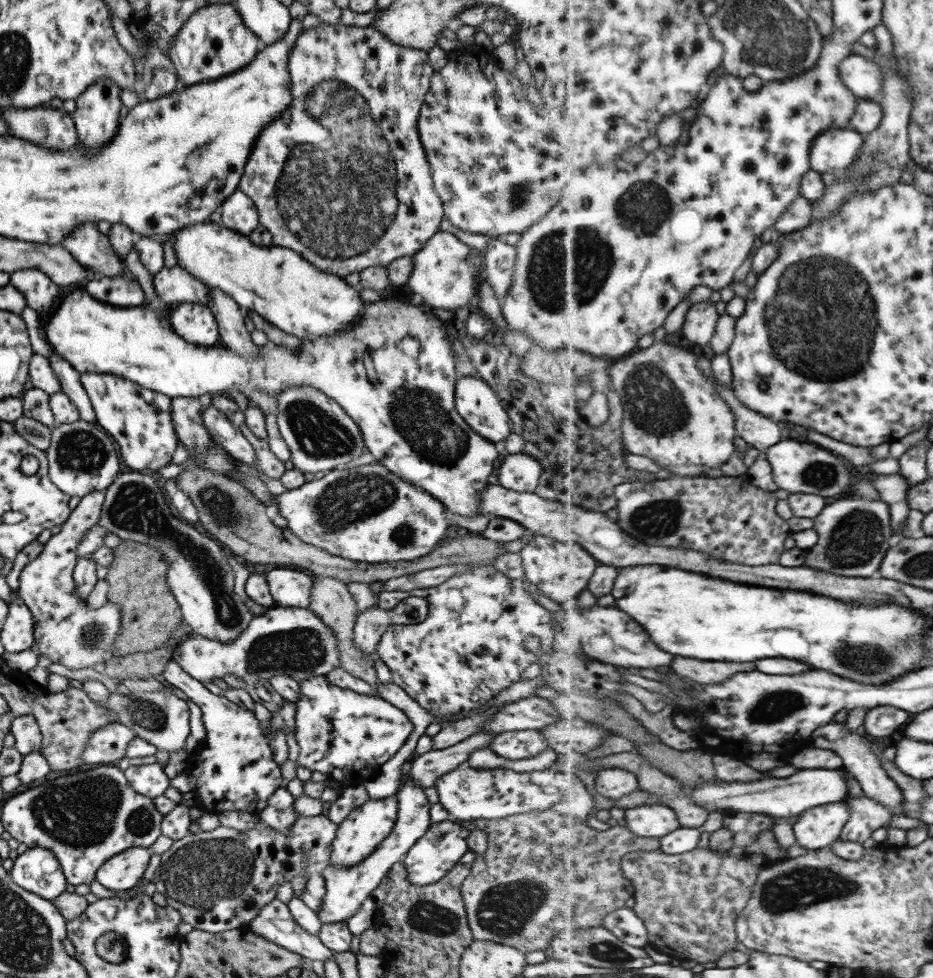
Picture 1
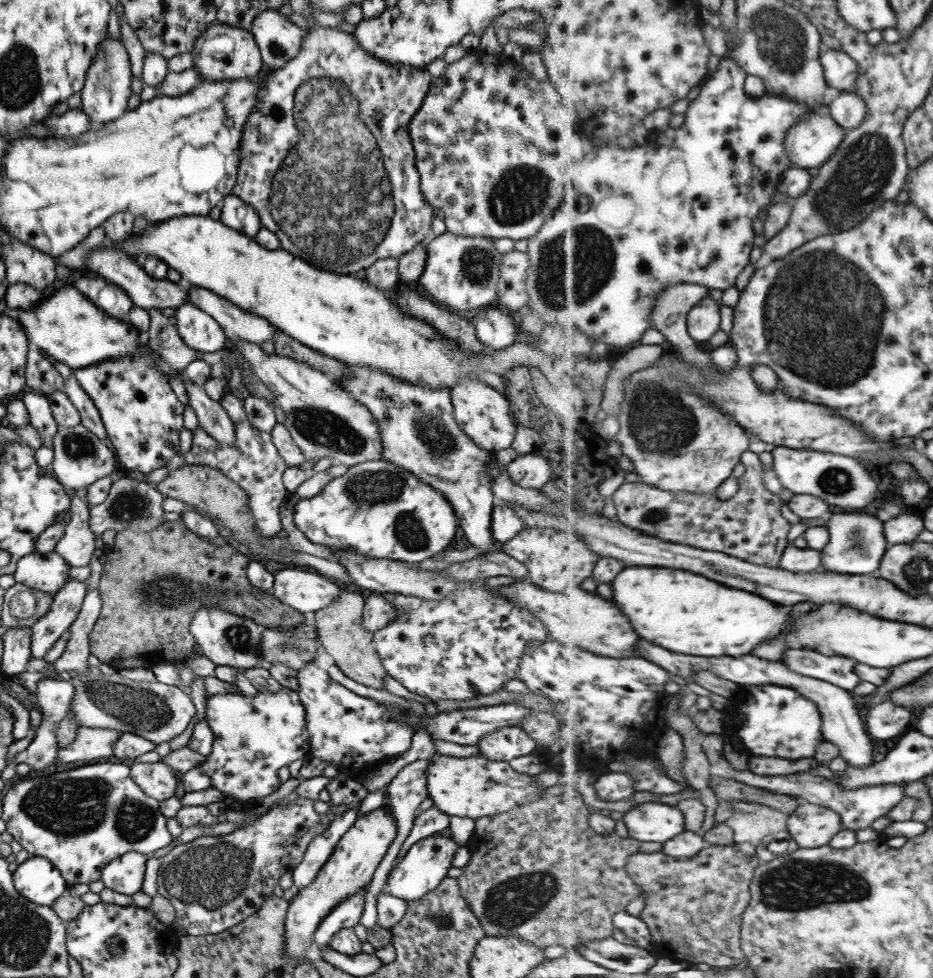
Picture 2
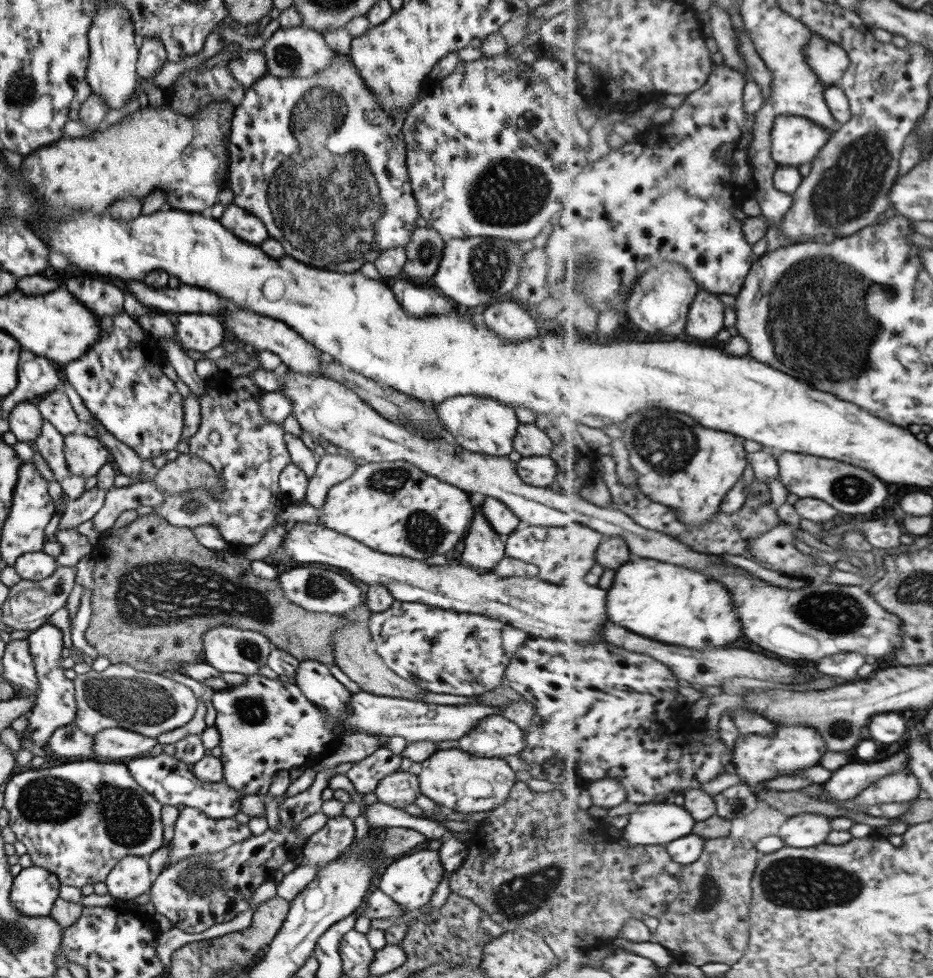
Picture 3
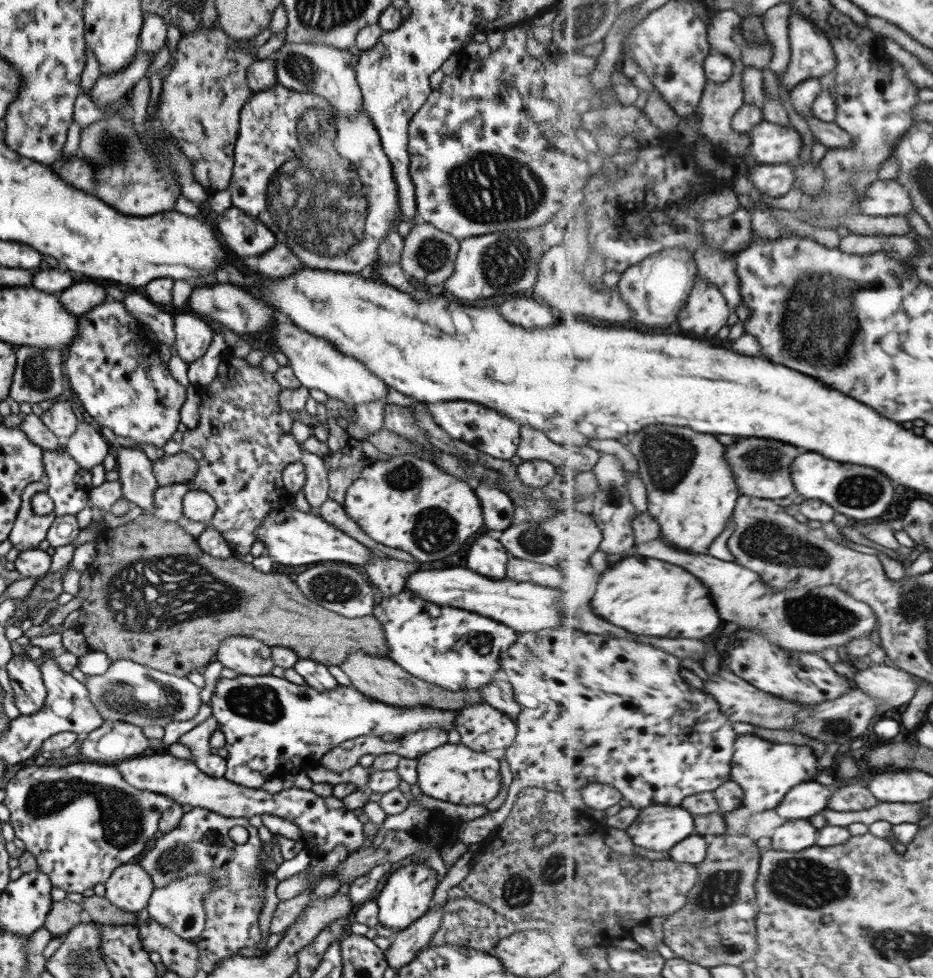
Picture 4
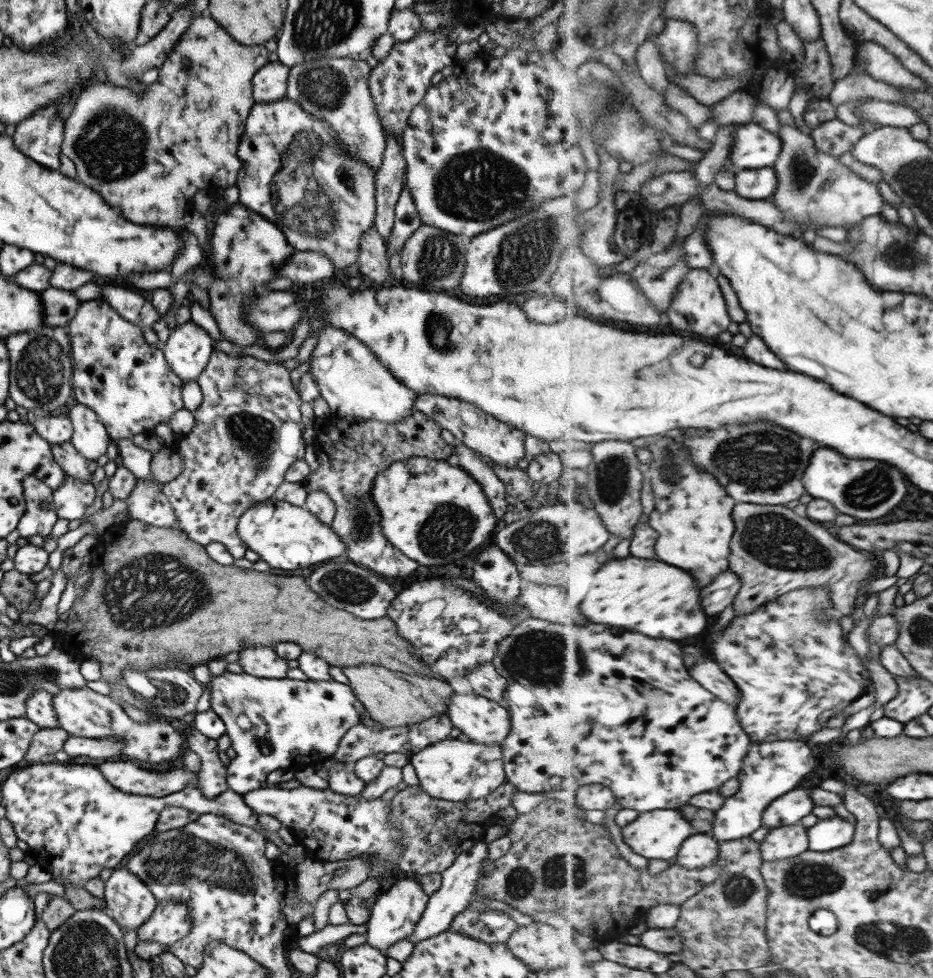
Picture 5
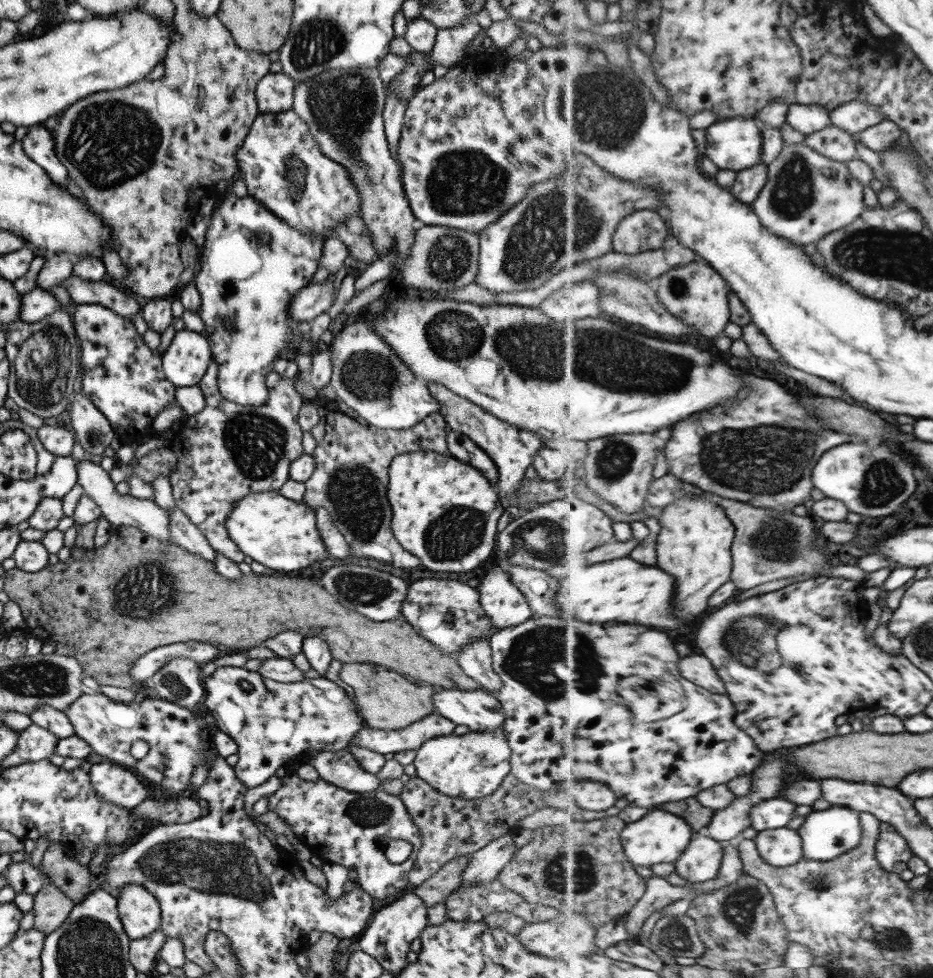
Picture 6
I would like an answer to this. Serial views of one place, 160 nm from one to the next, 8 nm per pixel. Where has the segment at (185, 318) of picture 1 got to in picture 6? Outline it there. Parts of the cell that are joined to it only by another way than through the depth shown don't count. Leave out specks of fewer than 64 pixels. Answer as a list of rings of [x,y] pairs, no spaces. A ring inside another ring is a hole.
[[[183,328],[174,332],[161,354],[161,370],[175,388],[193,386],[211,364],[211,357],[204,334]]]

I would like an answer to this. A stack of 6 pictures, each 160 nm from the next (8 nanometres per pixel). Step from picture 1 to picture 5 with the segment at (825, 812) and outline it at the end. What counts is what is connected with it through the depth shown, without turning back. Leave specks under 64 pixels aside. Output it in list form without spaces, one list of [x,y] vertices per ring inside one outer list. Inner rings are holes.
[[[797,823],[771,829],[761,843],[761,852],[765,861],[780,861],[808,853],[809,846],[808,828]]]

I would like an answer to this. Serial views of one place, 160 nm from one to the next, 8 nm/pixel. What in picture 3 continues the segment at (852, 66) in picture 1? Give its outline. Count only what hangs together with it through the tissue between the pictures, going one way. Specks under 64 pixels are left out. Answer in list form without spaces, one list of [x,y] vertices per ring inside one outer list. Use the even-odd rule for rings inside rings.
[[[816,32],[805,48],[808,63],[813,67],[817,76],[825,86],[839,84],[848,72],[852,59],[844,47],[823,38]]]

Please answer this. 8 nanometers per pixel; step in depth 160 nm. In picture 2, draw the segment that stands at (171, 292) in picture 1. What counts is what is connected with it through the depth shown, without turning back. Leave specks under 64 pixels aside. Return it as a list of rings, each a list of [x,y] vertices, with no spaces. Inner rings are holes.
[[[188,285],[186,302],[205,311],[230,340],[241,339],[258,345],[265,340],[272,341],[272,332],[276,328],[271,322],[256,314],[246,313],[211,291]]]

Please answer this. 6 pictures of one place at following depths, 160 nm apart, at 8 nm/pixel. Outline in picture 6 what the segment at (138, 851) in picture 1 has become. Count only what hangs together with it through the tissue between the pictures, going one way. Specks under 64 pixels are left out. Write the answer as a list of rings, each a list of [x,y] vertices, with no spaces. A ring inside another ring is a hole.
[[[126,884],[117,888],[116,909],[130,940],[146,937],[160,925],[158,902],[142,886]]]

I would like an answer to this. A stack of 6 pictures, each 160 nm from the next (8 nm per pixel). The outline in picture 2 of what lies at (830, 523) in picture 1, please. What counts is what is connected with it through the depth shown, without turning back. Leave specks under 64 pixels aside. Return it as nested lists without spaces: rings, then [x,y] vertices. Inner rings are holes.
[[[832,512],[826,527],[830,532],[830,541],[821,551],[823,567],[835,573],[847,575],[865,575],[880,570],[889,544],[885,536],[885,516],[877,512]]]

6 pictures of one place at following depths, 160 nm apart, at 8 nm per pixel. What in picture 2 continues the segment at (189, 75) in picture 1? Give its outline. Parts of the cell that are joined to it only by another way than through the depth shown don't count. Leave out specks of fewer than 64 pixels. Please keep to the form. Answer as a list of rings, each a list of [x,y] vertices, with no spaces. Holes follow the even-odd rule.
[[[213,23],[202,30],[193,41],[192,67],[200,74],[201,80],[237,81],[254,77],[263,67],[262,60],[249,30],[221,23]]]

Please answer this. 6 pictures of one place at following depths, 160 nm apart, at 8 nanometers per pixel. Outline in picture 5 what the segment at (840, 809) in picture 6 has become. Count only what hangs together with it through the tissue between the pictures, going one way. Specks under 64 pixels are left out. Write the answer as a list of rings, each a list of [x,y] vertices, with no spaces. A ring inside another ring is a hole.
[[[842,817],[819,819],[808,828],[810,850],[814,852],[831,852],[848,846],[853,842],[855,826]]]

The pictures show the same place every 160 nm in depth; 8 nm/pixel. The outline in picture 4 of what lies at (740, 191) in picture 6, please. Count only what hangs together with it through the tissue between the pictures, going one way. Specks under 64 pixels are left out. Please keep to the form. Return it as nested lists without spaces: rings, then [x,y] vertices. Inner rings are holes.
[[[792,164],[759,165],[749,172],[750,180],[761,193],[772,197],[785,196],[796,181]]]

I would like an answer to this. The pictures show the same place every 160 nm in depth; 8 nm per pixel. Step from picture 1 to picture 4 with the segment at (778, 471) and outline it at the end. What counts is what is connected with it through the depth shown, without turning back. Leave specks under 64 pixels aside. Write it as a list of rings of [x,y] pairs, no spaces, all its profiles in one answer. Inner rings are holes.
[[[815,452],[801,454],[792,462],[791,471],[796,490],[805,499],[825,500],[837,512],[859,520],[871,520],[881,516],[889,508],[897,486],[897,482],[887,478],[880,470],[869,466],[837,462]]]

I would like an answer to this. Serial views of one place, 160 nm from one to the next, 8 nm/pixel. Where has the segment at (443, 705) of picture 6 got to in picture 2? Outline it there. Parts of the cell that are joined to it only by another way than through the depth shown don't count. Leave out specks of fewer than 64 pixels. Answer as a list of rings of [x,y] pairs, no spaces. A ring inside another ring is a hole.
[[[507,726],[487,733],[475,744],[479,754],[491,761],[508,762],[536,751],[536,742],[520,727]]]

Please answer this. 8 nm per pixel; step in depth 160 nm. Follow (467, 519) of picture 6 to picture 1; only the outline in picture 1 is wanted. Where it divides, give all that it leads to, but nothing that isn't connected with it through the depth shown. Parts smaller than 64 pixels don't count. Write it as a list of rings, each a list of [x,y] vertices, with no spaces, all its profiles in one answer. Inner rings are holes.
[[[380,463],[360,465],[349,469],[345,467],[342,470],[331,469],[330,471],[326,471],[323,477],[319,479],[312,479],[309,482],[304,482],[296,489],[286,489],[283,493],[275,495],[274,499],[276,502],[277,512],[285,518],[287,521],[287,528],[297,536],[299,540],[316,546],[325,552],[331,553],[332,555],[349,559],[349,561],[365,563],[413,561],[413,559],[424,557],[425,554],[431,552],[431,550],[433,550],[437,545],[441,544],[441,538],[445,536],[445,530],[447,530],[447,526],[449,526],[449,520],[444,514],[445,507],[443,504],[421,488],[413,486],[411,483],[405,482],[404,479],[399,478],[396,474],[389,472],[389,470]]]

